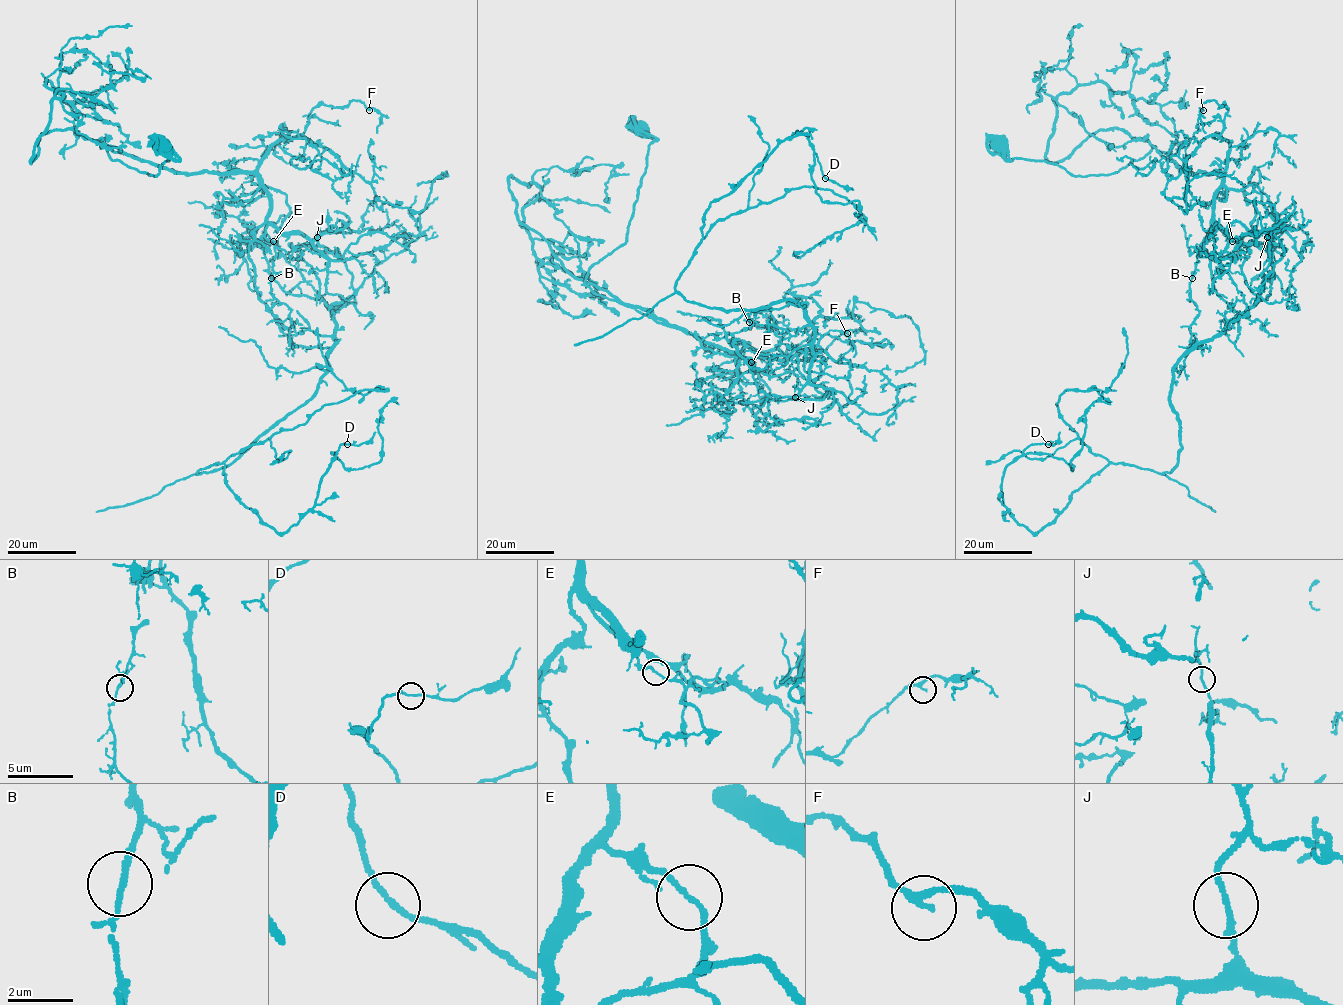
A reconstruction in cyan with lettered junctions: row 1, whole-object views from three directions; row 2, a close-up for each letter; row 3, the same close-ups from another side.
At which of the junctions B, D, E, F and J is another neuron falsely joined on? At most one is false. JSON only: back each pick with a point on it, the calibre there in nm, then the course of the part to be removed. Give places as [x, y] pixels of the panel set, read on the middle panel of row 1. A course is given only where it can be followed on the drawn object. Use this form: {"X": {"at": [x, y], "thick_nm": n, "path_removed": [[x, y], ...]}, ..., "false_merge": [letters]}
{"E": {"at": [751, 362], "thick_nm": 150, "path_removed": [[751, 363], [800, 389], [814, 324], [675, 289], [710, 204], [797, 131], [815, 192], [877, 240]]}, "false_merge": ["E"]}

